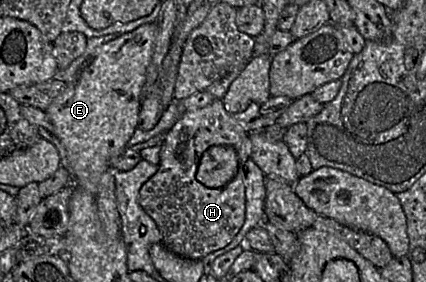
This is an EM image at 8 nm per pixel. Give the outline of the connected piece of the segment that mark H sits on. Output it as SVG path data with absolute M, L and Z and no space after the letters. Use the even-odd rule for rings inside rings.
M221 100L203 108L185 111L173 127L164 134L161 144L160 161L157 172L140 188L139 204L143 210L156 222L161 234L162 244L176 255L200 260L206 255L227 246L240 231L245 221L245 186L244 167L251 159L252 140L249 133L228 113ZM214 145L230 145L238 155L239 174L221 188L208 188L196 180L196 171L203 153Z

